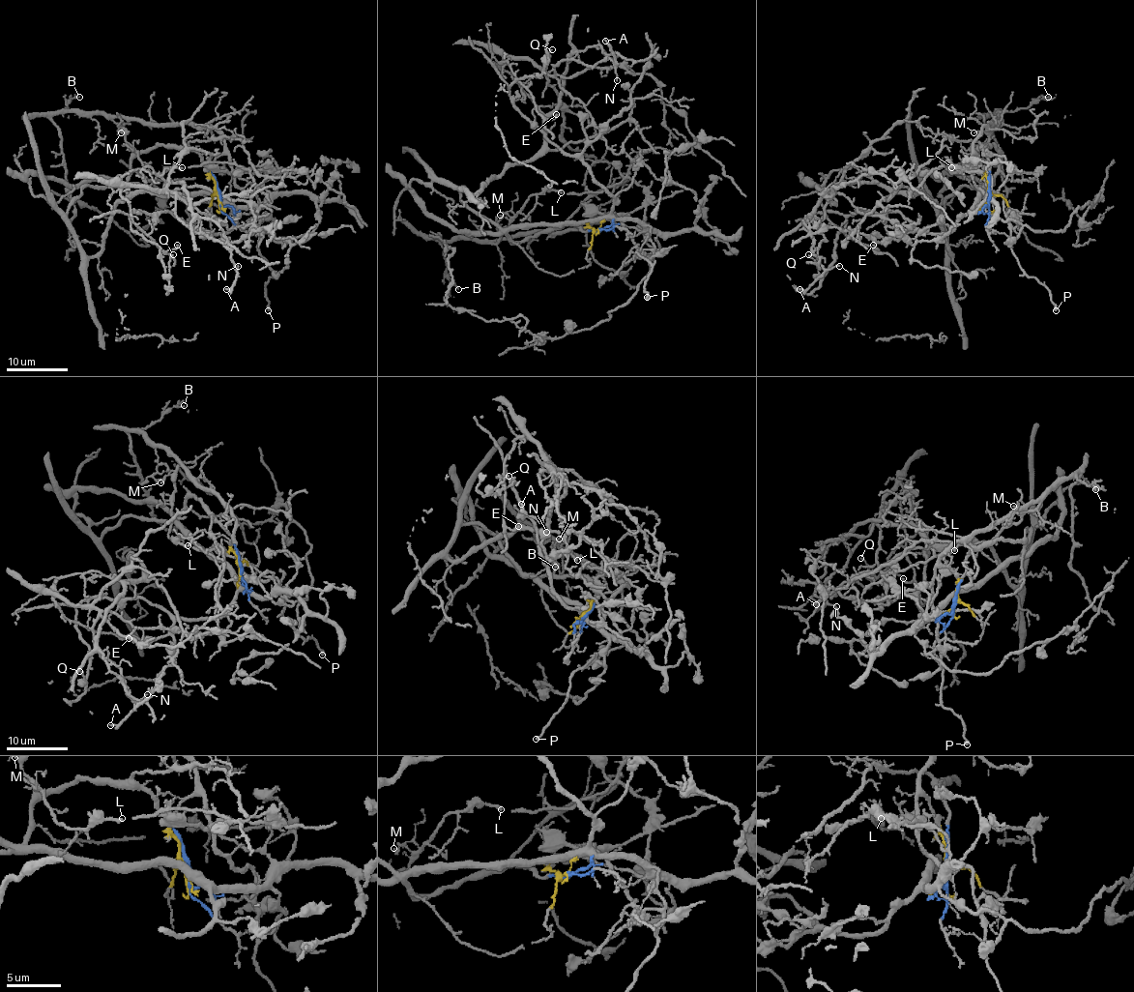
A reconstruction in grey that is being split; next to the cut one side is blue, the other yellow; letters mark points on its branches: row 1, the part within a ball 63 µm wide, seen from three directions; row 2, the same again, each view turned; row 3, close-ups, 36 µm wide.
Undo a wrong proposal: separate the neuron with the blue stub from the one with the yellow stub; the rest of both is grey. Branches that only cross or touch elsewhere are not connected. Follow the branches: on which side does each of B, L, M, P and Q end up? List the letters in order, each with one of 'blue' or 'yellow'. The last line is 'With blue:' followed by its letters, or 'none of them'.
B: yellow
L: yellow
M: yellow
P: yellow
Q: yellow
With blue: none of them

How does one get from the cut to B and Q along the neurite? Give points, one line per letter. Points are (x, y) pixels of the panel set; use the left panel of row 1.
B: (219, 199), (210, 167), (224, 150), (224, 139), (213, 129), (63, 111), (78, 96)
Q: (219, 199), (210, 167), (227, 155), (266, 190), (227, 232), (131, 214), (167, 275), (173, 255)

